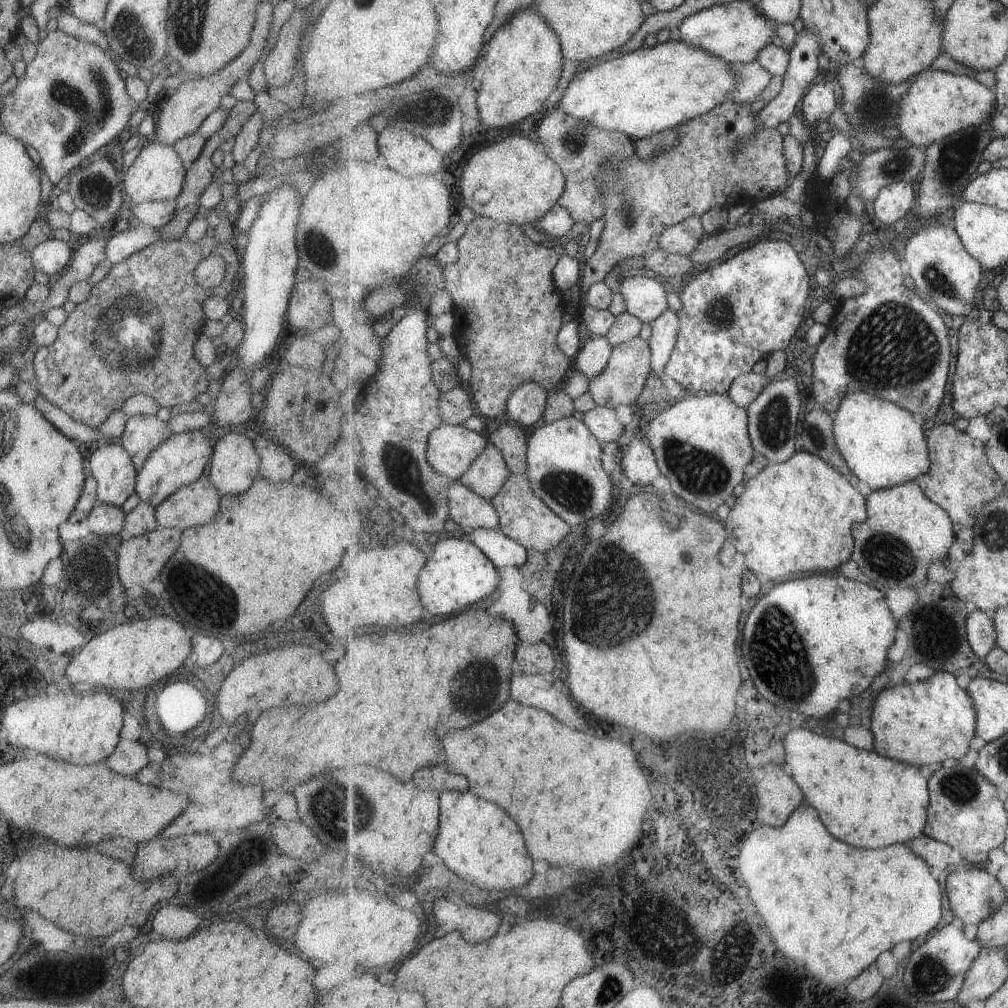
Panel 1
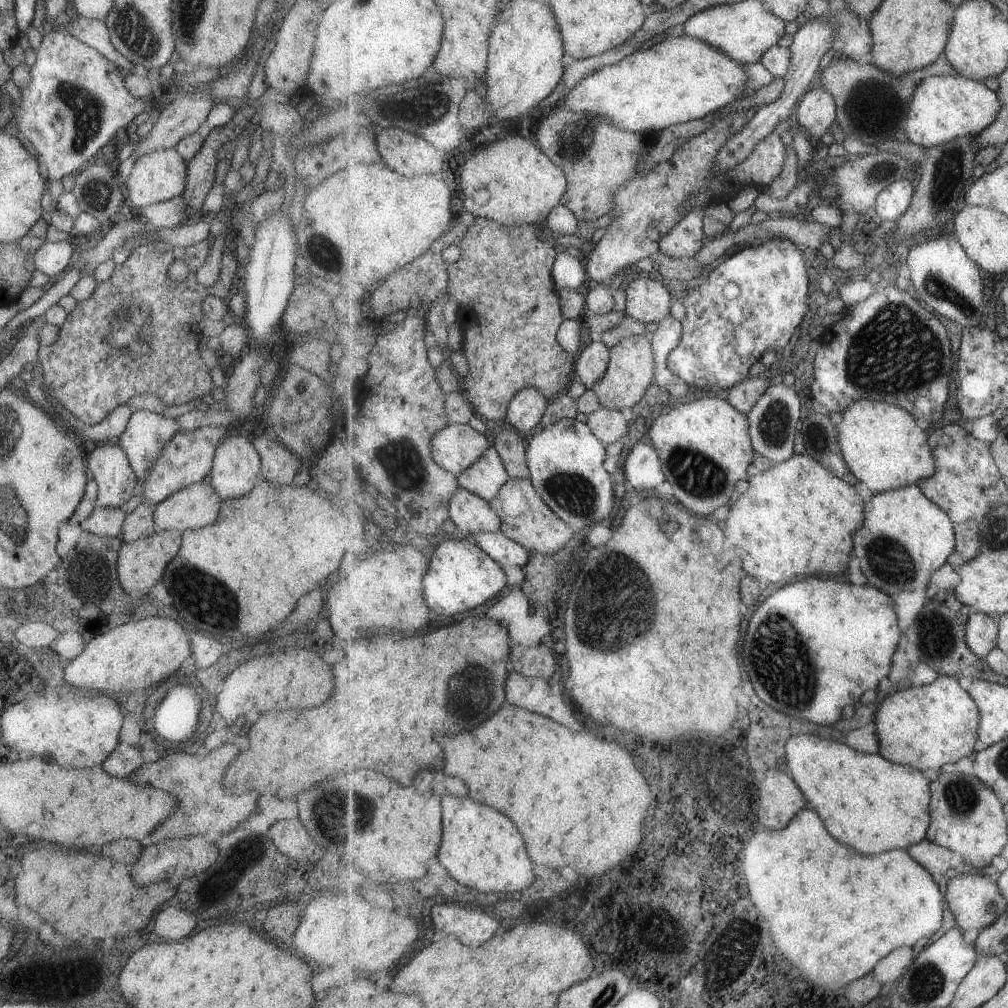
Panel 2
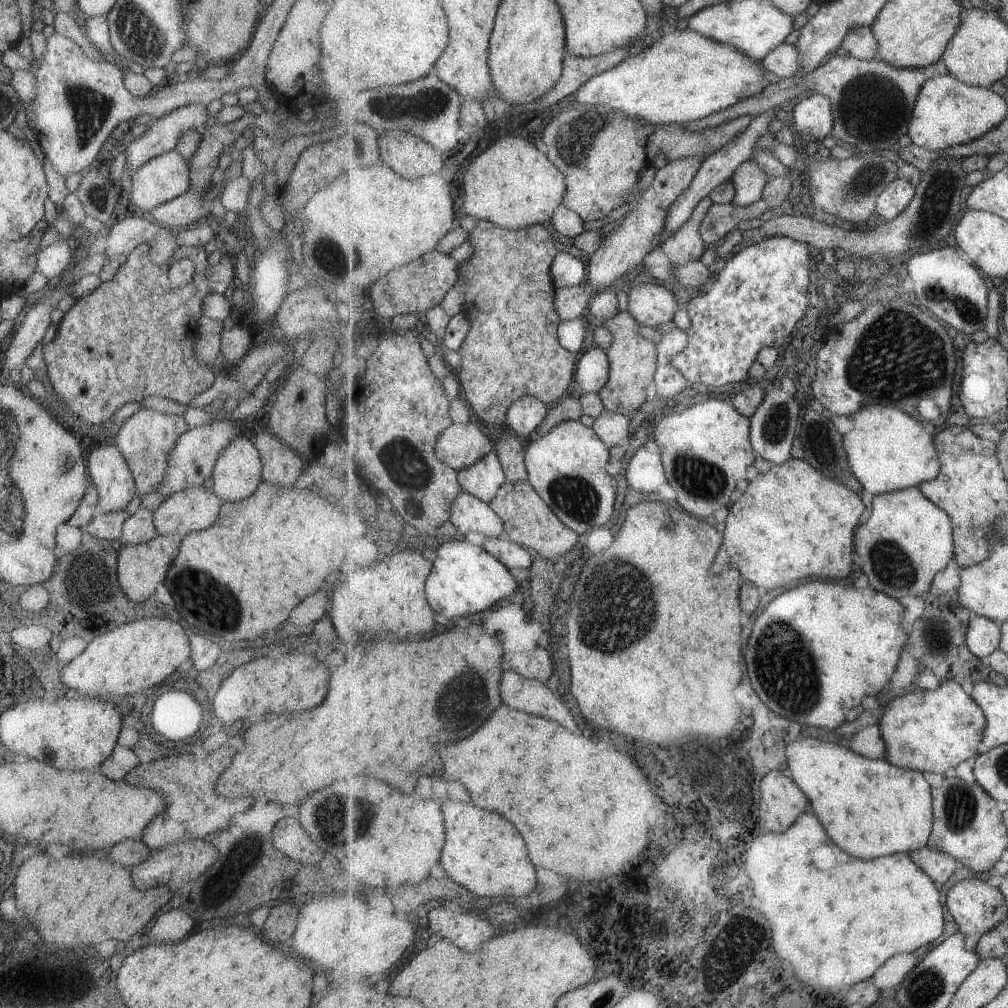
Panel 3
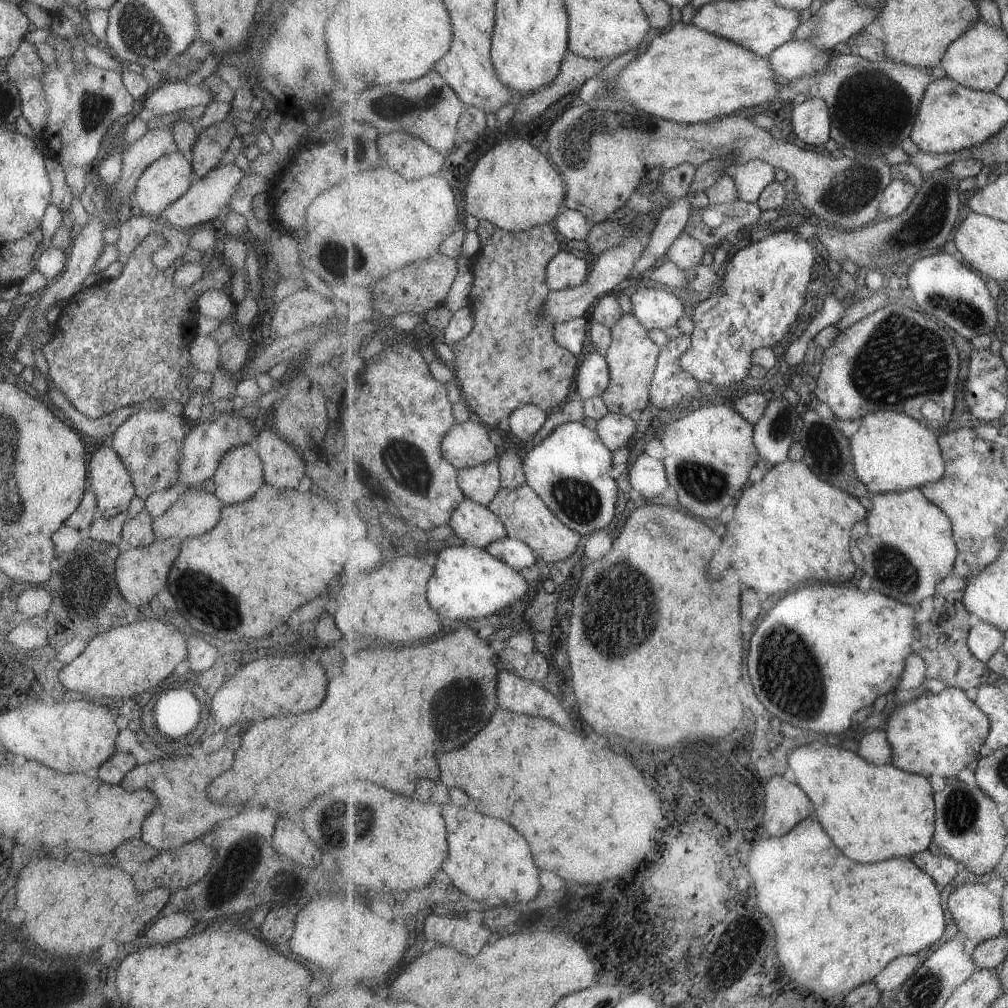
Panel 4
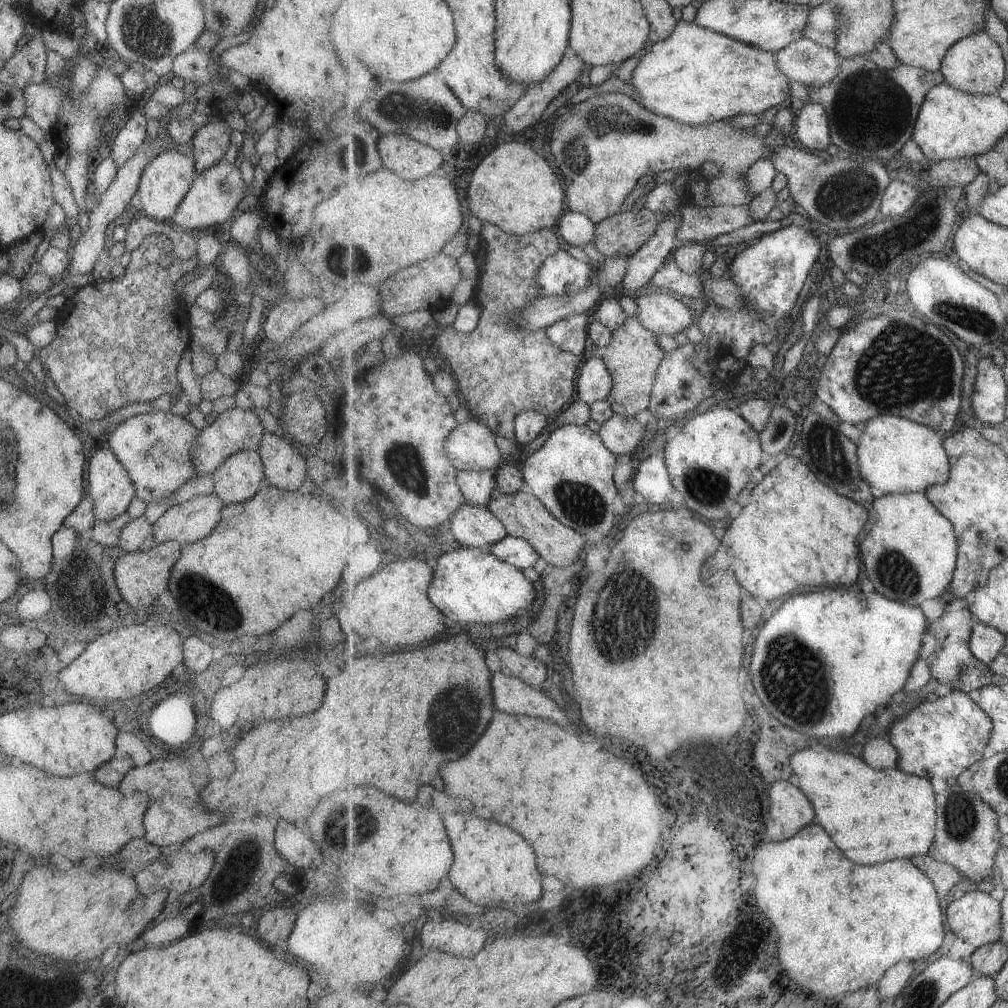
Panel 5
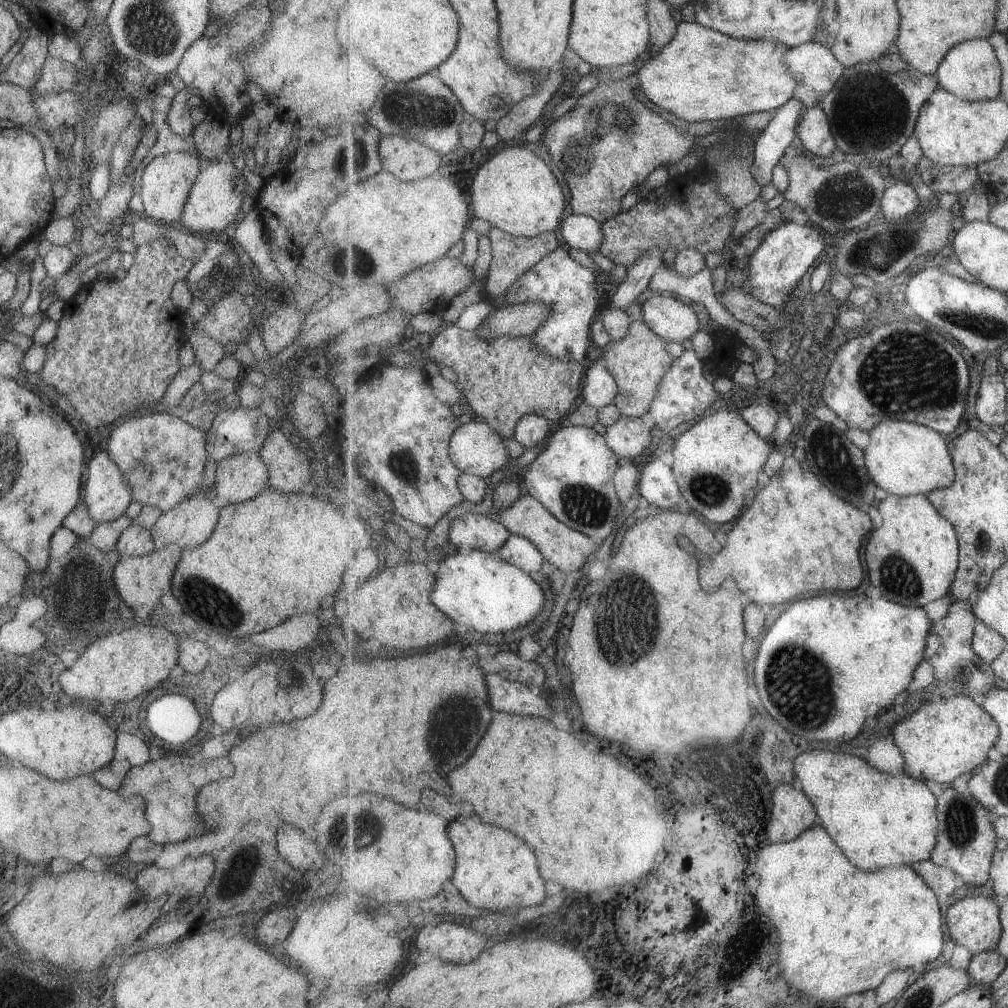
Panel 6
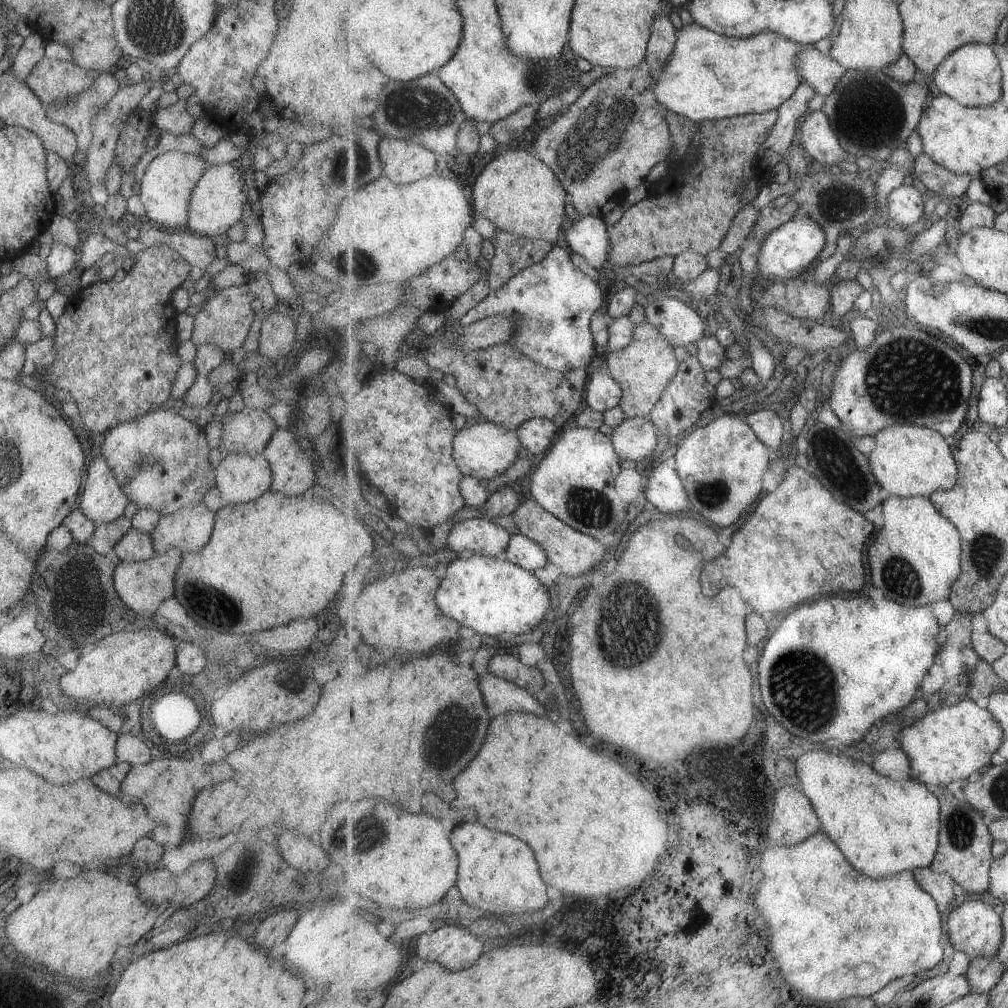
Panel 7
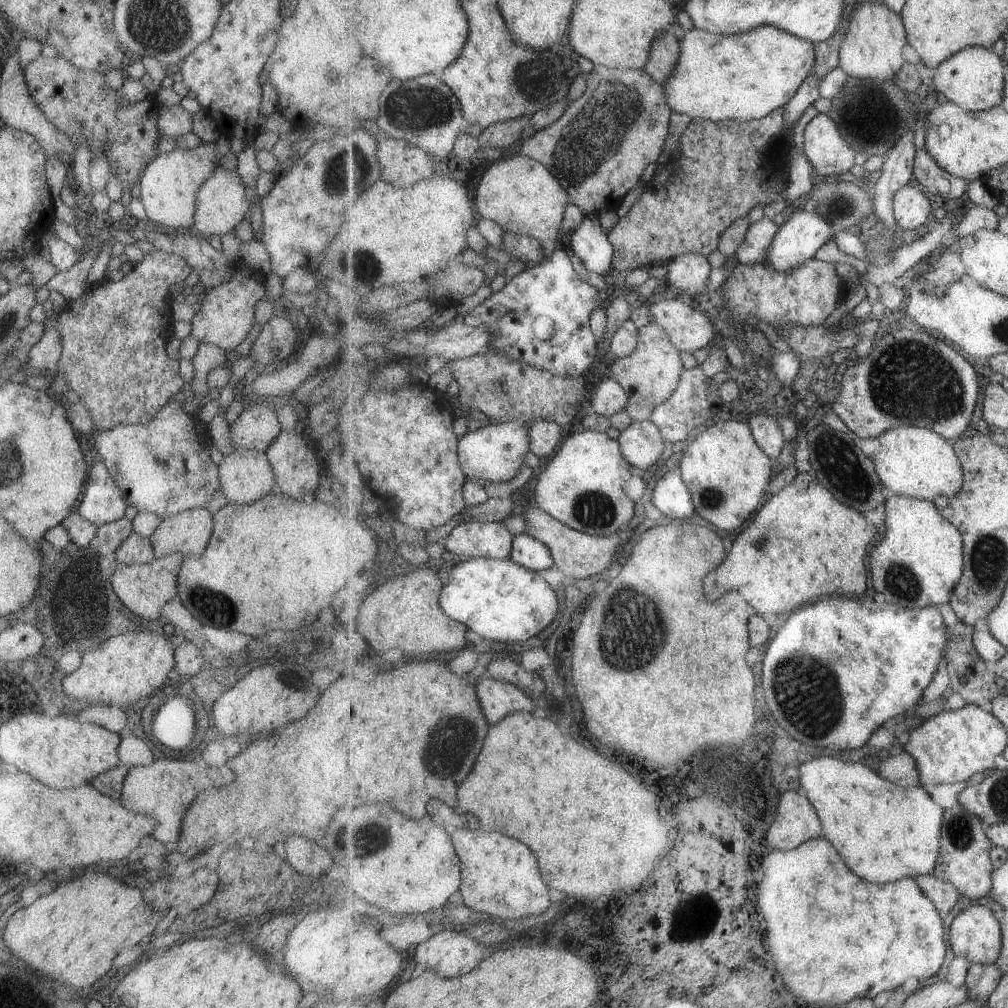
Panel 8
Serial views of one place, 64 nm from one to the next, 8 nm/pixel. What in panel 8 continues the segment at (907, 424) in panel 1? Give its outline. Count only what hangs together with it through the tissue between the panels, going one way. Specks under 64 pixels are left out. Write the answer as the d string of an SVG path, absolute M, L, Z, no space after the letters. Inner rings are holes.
M901 426L885 432L880 438L881 450L875 456L875 466L883 484L894 494L934 501L937 496L955 496L963 490L964 470L954 448L958 440L949 440L928 428Z

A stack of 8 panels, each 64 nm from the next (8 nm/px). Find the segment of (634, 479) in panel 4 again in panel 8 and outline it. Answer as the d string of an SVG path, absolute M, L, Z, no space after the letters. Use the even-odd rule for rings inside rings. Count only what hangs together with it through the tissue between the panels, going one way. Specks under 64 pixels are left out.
M673 465L665 467L662 477L658 478L651 502L671 519L690 518L696 511L691 490Z

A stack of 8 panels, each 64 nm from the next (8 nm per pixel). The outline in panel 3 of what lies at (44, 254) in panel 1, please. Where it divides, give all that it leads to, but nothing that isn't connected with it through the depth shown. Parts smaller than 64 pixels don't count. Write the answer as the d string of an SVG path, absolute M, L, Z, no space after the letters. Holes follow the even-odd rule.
M55 241L39 249L36 254L36 271L41 272L47 280L62 276L71 262L71 245L71 241Z

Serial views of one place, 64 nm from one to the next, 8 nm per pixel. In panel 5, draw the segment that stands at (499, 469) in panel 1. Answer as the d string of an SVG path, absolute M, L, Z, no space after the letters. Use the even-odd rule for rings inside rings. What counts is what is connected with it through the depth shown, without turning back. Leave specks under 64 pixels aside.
M498 468L459 471L458 482L466 500L474 505L488 505L496 492L497 473Z

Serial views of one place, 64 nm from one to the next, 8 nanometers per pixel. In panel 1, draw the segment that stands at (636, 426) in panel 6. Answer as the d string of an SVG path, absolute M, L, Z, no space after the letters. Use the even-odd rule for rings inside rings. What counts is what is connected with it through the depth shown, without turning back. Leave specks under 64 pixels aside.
M597 406L584 414L589 430L603 443L615 443L623 434L624 426L619 422L615 409Z

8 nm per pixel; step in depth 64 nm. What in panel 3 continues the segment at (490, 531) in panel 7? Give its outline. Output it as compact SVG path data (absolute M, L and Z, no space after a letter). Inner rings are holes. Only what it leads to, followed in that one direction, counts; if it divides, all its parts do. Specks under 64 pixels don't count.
M465 491L453 504L450 520L464 535L479 533L491 538L506 536L503 519L493 507Z

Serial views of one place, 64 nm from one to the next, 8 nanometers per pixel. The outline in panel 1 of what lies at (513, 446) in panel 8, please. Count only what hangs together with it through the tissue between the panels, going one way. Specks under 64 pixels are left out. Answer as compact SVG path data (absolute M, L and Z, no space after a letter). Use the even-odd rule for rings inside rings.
M443 424L432 432L428 458L431 466L445 476L461 479L483 454L489 441L463 425Z

